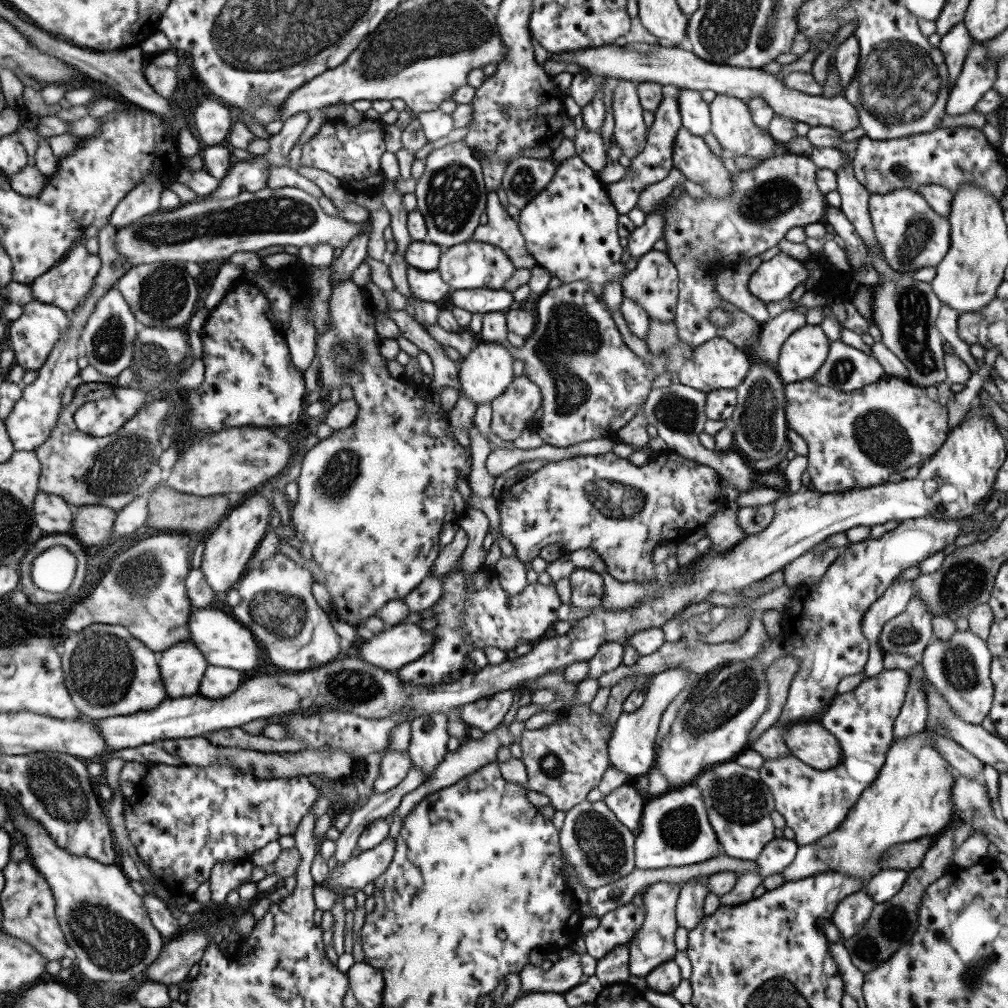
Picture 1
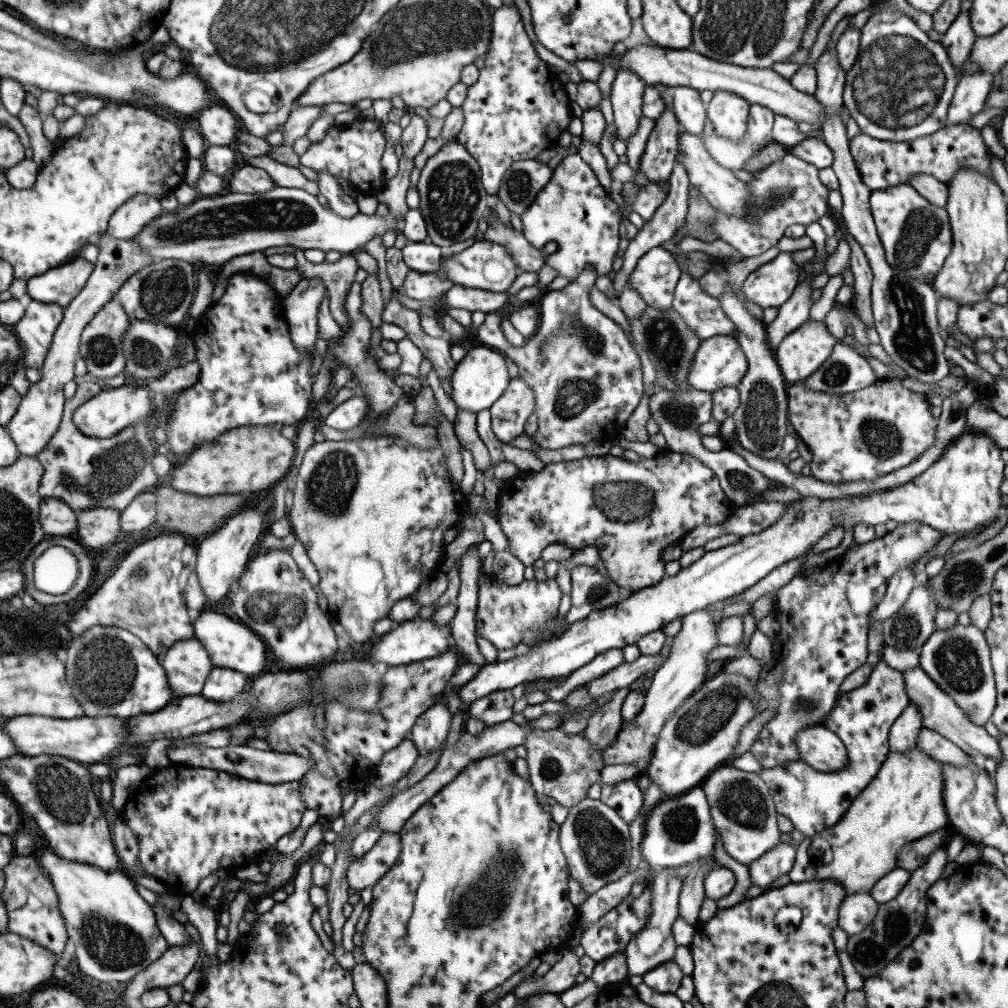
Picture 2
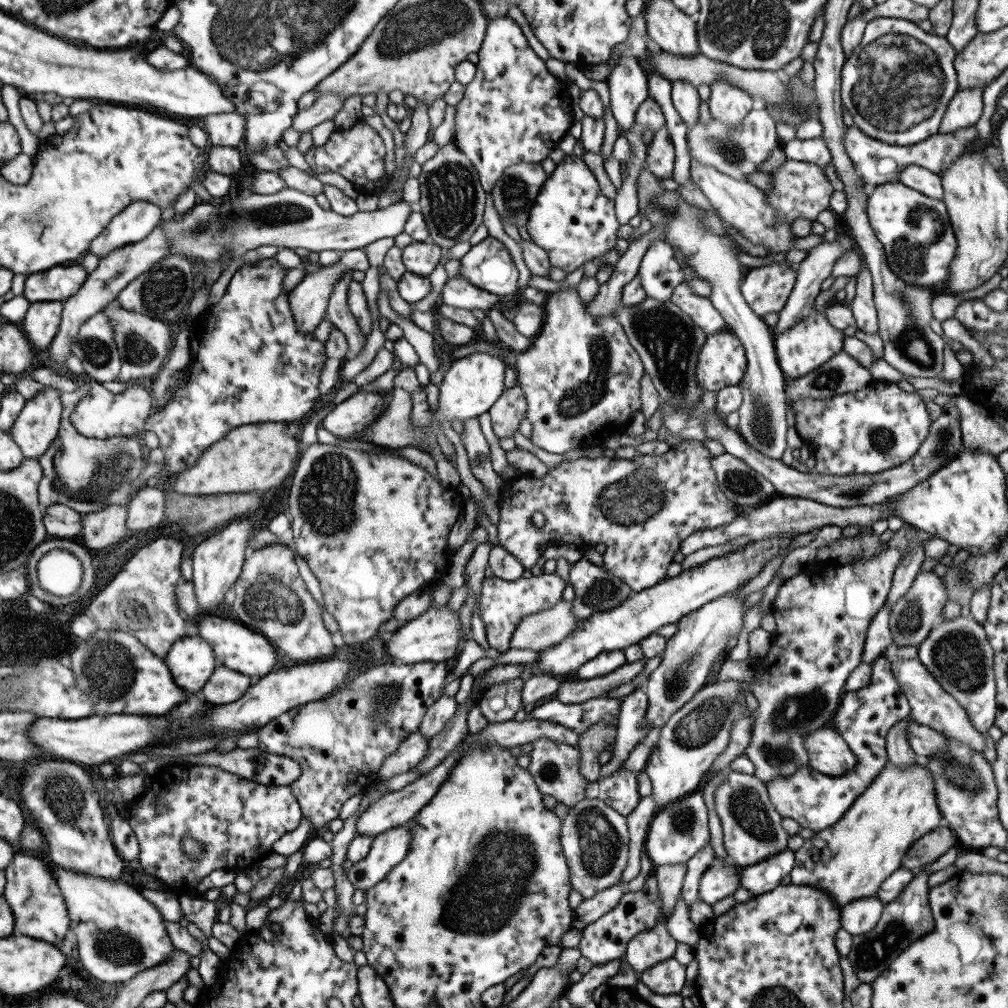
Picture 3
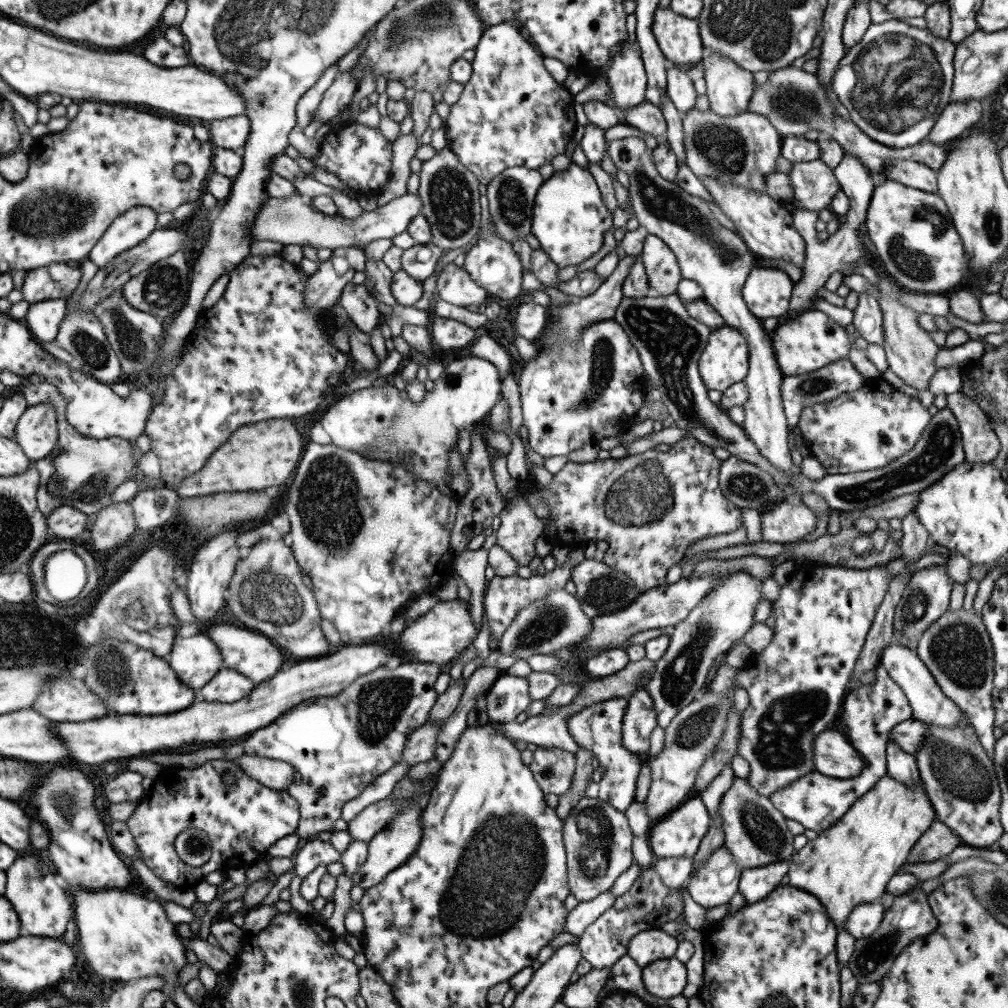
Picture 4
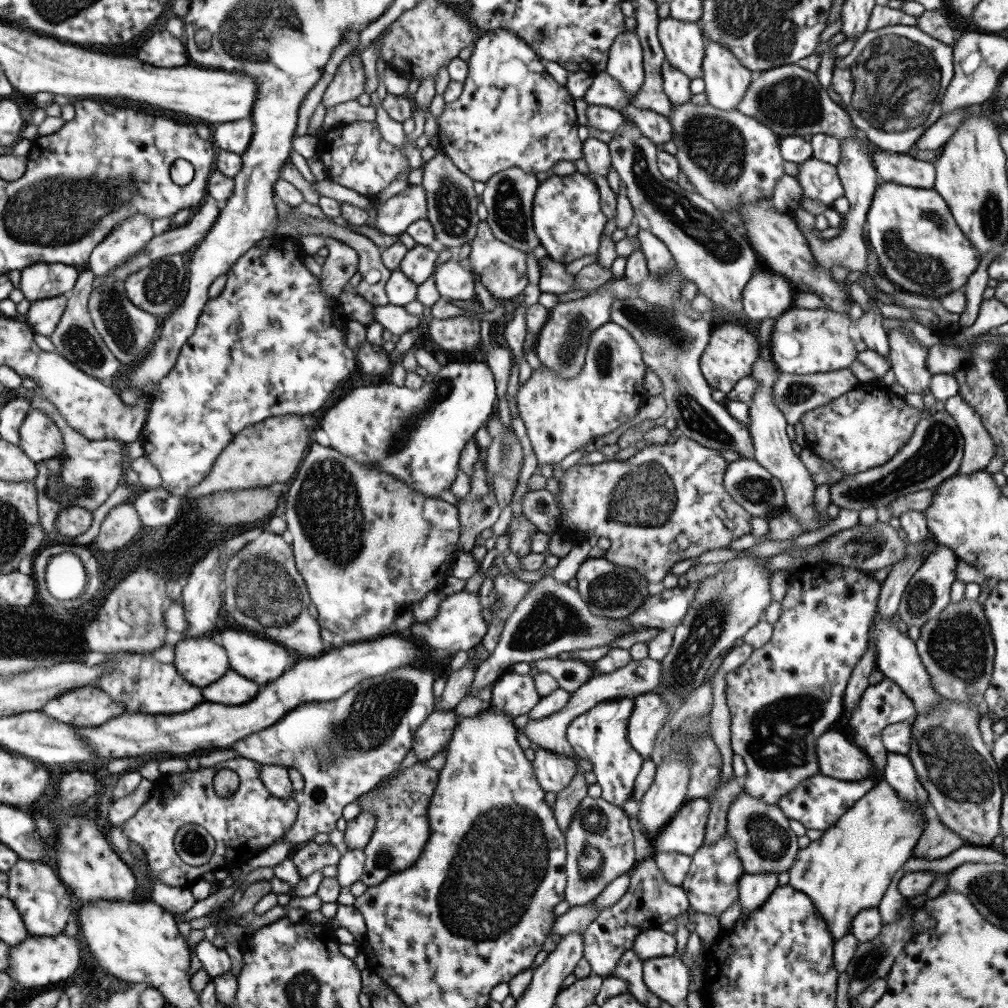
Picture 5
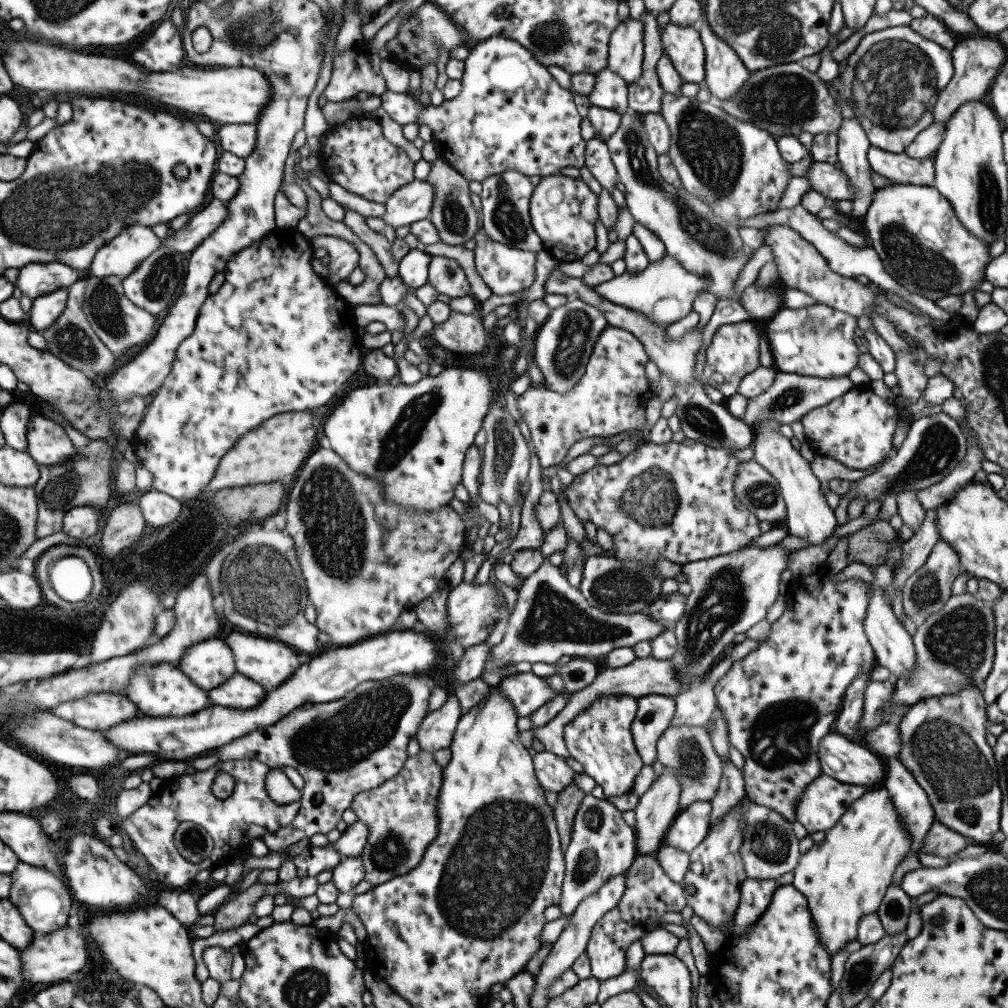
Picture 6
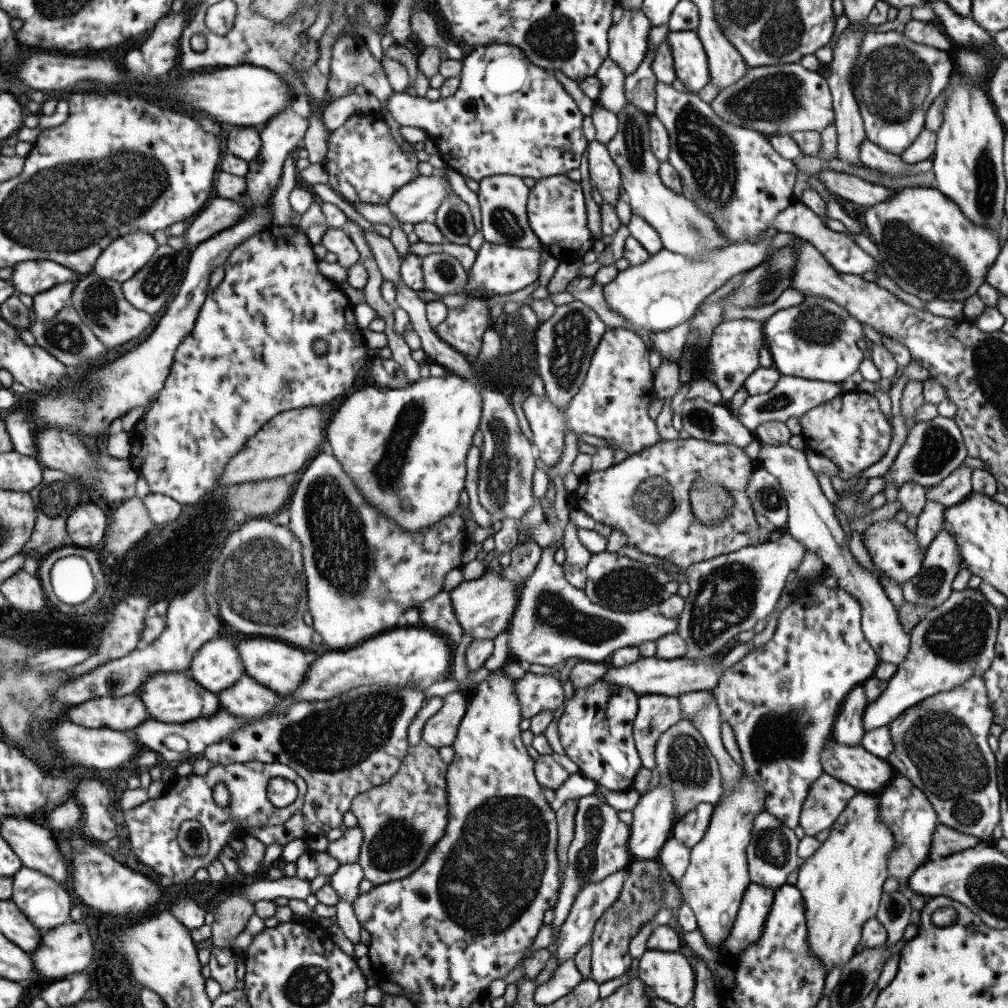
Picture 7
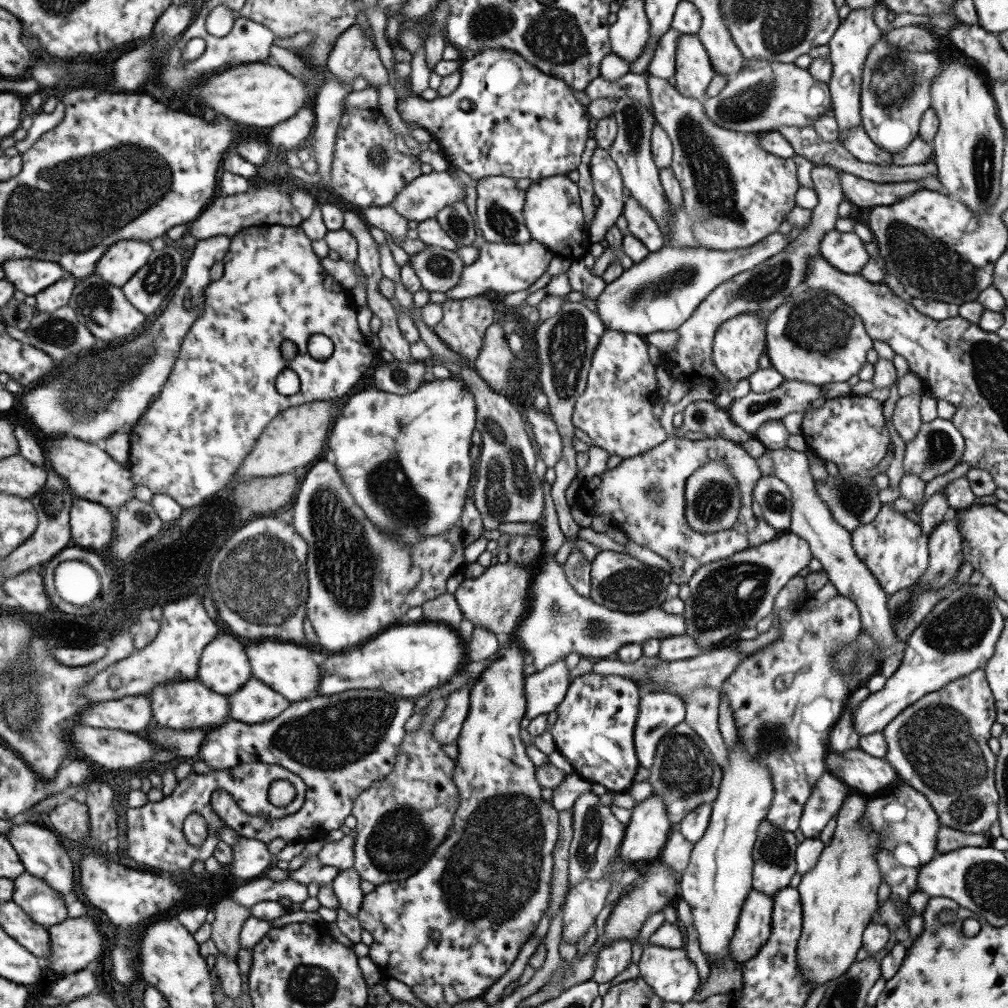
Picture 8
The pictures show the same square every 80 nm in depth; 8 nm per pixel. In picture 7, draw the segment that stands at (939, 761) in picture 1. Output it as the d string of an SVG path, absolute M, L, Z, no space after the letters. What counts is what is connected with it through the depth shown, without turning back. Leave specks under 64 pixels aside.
M857 792L833 821L827 838L820 842L819 848L796 868L794 885L802 896L806 941L810 951L821 959L826 974L830 968L841 968L857 952L855 945L860 942L861 927L865 921L875 917L882 895L881 885L888 877L887 857L894 849L895 841L888 826L878 815L878 802L879 799L874 794Z

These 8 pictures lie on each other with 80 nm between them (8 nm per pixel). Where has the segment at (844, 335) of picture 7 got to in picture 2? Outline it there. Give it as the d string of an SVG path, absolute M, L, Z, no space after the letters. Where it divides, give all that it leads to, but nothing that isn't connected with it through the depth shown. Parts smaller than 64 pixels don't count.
M806 320L786 334L774 350L781 376L788 384L802 382L816 372L837 342L823 321Z

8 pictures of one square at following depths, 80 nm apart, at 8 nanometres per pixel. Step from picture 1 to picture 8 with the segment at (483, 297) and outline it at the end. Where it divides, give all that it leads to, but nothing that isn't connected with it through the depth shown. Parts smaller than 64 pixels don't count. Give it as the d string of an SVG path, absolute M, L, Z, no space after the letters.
M426 245L426 248L415 254L409 254L408 261L422 289L428 292L450 290L459 282L464 267L454 251L432 245Z

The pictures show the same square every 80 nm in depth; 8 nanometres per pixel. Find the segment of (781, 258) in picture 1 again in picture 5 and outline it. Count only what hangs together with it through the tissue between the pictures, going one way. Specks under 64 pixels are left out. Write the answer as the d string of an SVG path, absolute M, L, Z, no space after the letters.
M762 268L751 275L742 288L741 308L752 322L776 319L792 307L794 293L785 277Z

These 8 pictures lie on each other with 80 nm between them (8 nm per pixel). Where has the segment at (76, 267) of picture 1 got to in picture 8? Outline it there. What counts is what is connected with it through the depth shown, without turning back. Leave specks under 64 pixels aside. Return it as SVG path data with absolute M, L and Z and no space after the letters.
M35 258L6 260L1 268L4 279L27 296L34 296L67 275L56 262Z

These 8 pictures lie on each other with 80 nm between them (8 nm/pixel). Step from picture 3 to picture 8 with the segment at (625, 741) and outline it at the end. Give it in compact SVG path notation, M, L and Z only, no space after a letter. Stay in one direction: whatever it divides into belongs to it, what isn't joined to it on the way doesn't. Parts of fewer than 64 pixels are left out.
M673 693L640 695L632 732L639 767L650 768L657 743L667 730L684 720L684 712L684 702Z

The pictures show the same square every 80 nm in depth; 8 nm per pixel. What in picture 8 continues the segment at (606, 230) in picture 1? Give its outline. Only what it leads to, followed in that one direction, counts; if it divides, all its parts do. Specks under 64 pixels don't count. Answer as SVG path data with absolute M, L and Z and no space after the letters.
M565 175L531 181L524 194L522 215L533 240L540 242L554 256L569 262L581 261L591 244L578 197L578 186Z

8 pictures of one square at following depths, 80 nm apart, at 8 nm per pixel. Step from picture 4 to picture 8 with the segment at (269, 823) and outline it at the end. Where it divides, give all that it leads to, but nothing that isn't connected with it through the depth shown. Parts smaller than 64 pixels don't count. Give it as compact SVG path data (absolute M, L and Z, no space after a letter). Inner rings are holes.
M248 762L238 764L230 769L211 769L205 774L192 772L183 780L176 782L172 793L157 802L147 801L139 808L128 808L125 812L125 834L127 841L126 856L135 862L141 862L151 868L159 870L170 876L178 878L190 870L195 860L203 862L213 854L215 842L219 841L217 830L224 826L224 822L217 818L210 805L210 797L221 790L225 790L237 803L245 815L261 817L262 820L278 820L299 810L305 796L305 784L293 772L284 769L279 764L265 764L263 762ZM274 780L286 780L293 786L295 796L284 807L273 806L267 800L268 786ZM191 813L197 813L205 819L208 841L200 846L191 846L185 842L182 835L182 822Z

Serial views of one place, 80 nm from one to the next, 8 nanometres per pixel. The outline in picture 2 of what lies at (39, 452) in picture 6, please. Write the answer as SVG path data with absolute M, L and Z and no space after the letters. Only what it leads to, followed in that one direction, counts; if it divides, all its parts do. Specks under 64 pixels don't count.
M103 235L98 240L98 255L93 270L79 294L62 309L61 322L53 333L46 357L39 368L40 379L28 386L26 393L20 397L13 416L4 426L19 453L34 456L57 430L65 399L63 387L66 382L73 380L73 362L78 357L80 332L83 327L95 313L108 304L110 298L115 297L117 289L134 272L144 269L151 262L152 258L131 240L119 240L109 235Z

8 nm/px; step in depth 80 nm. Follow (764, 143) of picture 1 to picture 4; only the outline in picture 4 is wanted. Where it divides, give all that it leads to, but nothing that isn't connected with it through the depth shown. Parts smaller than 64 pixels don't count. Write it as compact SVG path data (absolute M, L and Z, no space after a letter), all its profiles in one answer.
M717 53L705 54L702 67L708 110L719 116L747 111L755 84L753 74Z

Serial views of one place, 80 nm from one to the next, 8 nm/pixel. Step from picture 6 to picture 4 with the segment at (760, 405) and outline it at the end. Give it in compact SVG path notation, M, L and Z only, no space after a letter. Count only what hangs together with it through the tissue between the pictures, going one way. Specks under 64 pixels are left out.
M847 357L830 362L829 365L822 366L817 370L812 370L810 373L797 376L784 376L781 379L779 388L786 423L789 428L796 428L796 422L804 406L830 401L837 397L838 394L857 390L863 381L863 376L851 365Z

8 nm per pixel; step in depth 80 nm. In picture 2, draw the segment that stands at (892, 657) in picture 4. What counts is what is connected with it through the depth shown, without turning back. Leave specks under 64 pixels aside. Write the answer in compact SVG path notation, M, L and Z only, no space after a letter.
M914 666L907 670L901 670L903 682L905 685L906 695L908 700L911 701L916 709L921 713L920 719L922 727L933 730L956 744L964 753L967 753L972 758L979 761L985 757L993 758L997 763L1002 759L1002 752L999 746L999 737L991 737L982 726L973 724L959 708L953 699L943 692L936 682L933 682L921 667Z

